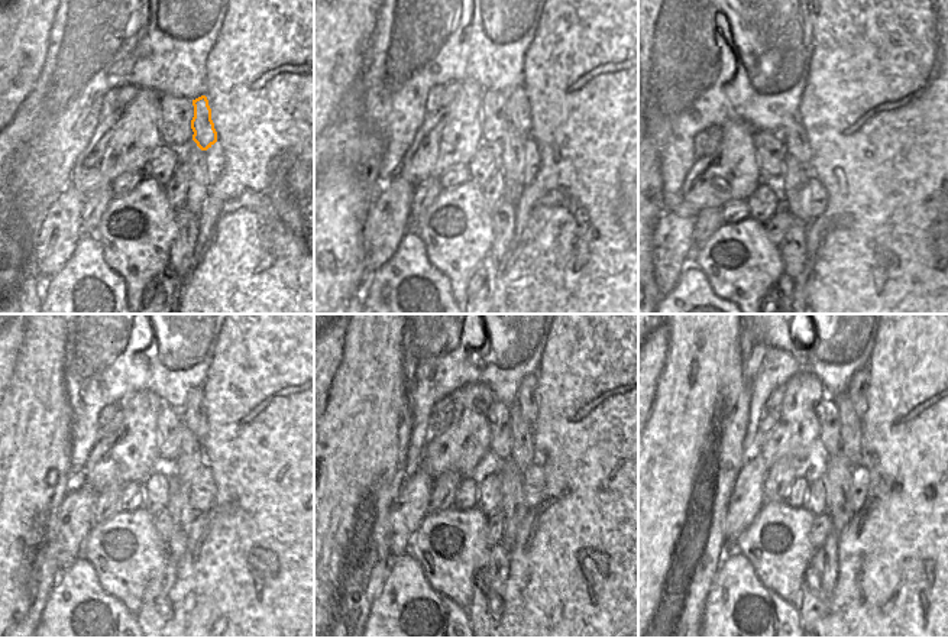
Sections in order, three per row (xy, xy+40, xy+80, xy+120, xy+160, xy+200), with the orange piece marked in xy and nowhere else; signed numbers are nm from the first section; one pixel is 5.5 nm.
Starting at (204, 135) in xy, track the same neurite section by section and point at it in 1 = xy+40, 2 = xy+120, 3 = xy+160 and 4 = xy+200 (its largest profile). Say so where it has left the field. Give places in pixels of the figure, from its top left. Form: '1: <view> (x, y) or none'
1: xy+40 (517, 104)
2: xy+120 (193, 414)
3: xy+160 (526, 401)
4: xy+200 (857, 389)

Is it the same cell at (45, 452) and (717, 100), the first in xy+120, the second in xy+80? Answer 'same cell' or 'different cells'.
different cells

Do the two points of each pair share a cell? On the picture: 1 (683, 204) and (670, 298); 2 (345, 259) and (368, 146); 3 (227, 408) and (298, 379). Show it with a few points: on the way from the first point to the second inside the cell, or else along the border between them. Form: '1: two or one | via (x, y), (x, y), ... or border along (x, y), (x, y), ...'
1: one | via (670, 227), (670, 275)
2: one | via (345, 232), (345, 190), (352, 174)
3: one | via (245, 408), (249, 408), (281, 385)

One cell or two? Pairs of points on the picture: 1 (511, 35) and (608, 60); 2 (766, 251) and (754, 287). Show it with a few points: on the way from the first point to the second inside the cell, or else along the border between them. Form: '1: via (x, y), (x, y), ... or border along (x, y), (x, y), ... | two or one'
1: border along (542, 15), (536, 35), (524, 57), (523, 74) | two
2: border along (743, 240), (748, 259), (775, 285), (780, 297) | two

